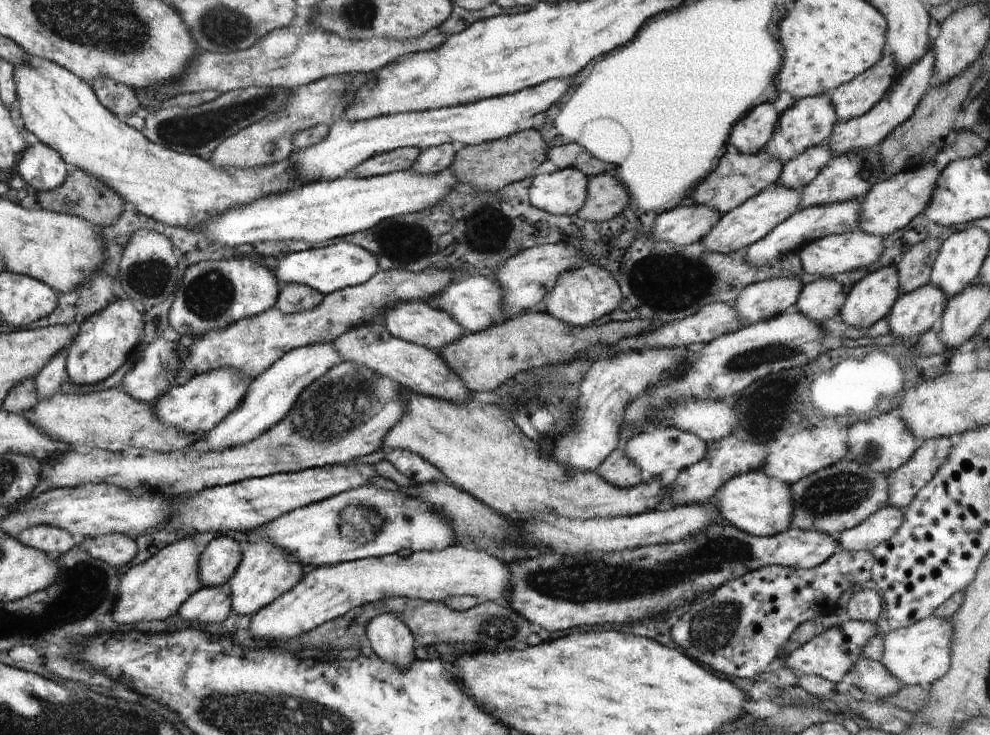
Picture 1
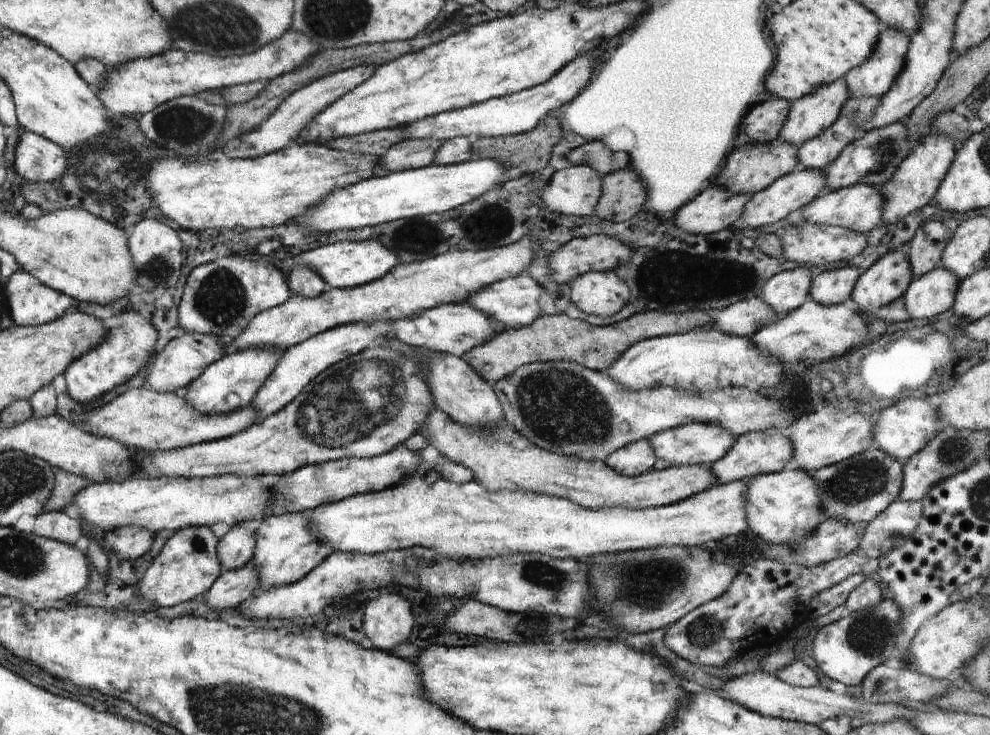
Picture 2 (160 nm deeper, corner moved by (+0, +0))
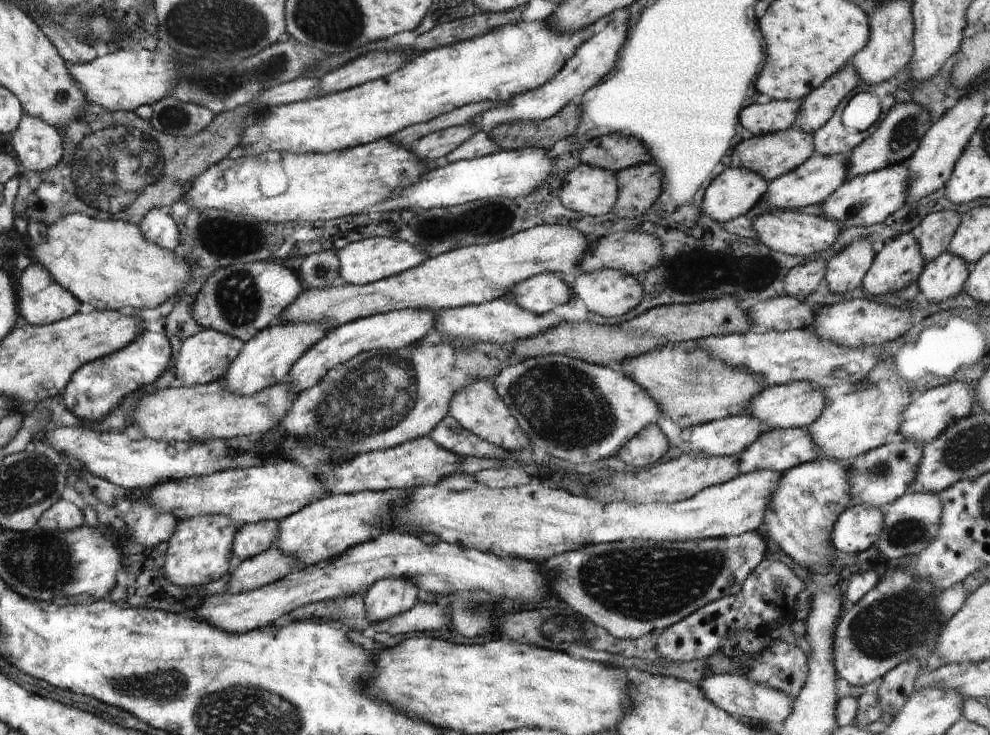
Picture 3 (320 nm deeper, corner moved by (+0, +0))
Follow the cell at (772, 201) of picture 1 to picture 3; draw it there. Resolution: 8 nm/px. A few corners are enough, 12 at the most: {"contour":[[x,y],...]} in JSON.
{"contour":[[851,152],[814,154],[771,181],[761,201],[792,211],[846,181]]}

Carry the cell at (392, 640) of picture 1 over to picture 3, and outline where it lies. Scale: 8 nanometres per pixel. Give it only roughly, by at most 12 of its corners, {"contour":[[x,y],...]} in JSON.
{"contour":[[404,578],[377,580],[364,594],[368,620],[405,613],[419,589]]}

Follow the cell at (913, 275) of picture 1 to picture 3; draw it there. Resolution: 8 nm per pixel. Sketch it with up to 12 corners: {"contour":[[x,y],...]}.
{"contour":[[960,213],[927,214],[914,227],[925,262],[948,251]]}

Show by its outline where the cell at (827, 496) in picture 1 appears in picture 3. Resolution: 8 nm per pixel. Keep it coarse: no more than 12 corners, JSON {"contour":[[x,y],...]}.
{"contour":[[904,439],[850,462],[855,504],[882,508],[914,482],[924,444]]}

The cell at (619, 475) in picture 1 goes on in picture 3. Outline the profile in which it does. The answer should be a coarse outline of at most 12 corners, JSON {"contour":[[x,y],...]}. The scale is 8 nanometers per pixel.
{"contour":[[654,422],[629,438],[617,454],[646,469],[670,447]]}

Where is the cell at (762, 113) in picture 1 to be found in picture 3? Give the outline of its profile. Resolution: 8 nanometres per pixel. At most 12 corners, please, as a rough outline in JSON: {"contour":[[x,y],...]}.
{"contour":[[802,99],[753,103],[740,124],[756,136],[789,129]]}

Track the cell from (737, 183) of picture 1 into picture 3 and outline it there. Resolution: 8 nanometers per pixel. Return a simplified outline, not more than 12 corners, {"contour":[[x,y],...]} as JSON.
{"contour":[[792,125],[738,139],[740,167],[771,182],[816,152],[813,133]]}

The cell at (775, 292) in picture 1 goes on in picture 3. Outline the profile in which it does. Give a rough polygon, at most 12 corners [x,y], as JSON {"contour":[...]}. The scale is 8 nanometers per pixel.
{"contour":[[810,260],[788,271],[784,294],[812,299],[827,262]]}

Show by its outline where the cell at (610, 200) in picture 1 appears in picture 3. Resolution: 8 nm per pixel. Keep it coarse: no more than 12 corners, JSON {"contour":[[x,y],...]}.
{"contour":[[652,162],[622,169],[612,213],[642,216],[664,193]]}

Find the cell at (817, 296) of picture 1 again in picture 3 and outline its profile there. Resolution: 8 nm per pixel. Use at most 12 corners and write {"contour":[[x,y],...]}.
{"contour":[[868,239],[850,242],[827,261],[833,293],[861,286],[875,259]]}

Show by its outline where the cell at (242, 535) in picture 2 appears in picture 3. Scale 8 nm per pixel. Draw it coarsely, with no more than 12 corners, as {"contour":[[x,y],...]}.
{"contour":[[279,522],[241,525],[233,554],[244,560],[279,542]]}

